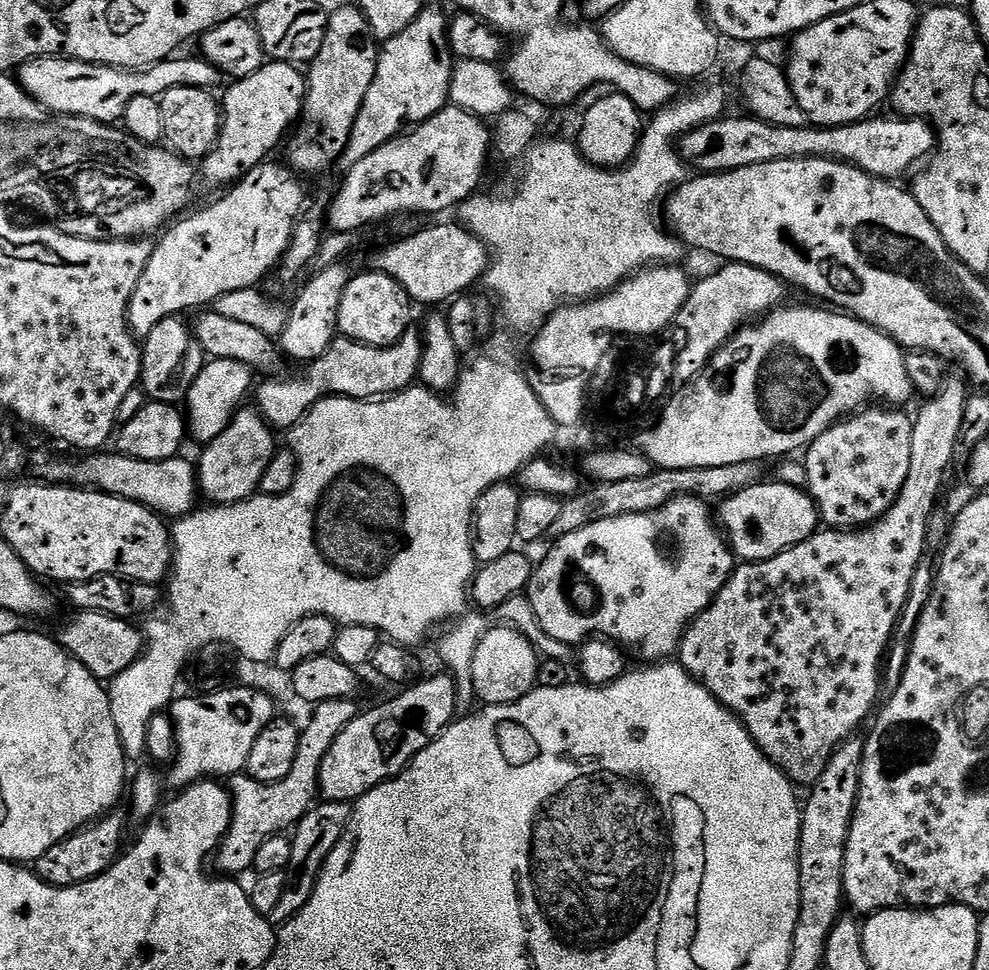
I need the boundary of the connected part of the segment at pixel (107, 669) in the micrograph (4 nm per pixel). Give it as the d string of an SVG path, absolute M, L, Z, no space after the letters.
M77 611L72 615L76 616L70 617L57 632L54 632L54 638L101 682L110 682L127 668L134 666L134 662L144 652L145 633L141 629L139 632L132 625L131 619L123 620L101 612Z

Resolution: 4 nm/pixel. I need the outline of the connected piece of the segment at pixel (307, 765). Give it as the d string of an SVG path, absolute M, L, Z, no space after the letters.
M352 698L324 700L321 704L317 704L311 709L312 721L306 726L303 725L300 733L298 758L294 758L294 770L290 770L290 774L286 774L286 778L282 778L282 782L274 782L273 784L258 782L254 778L247 776L247 774L237 774L231 777L232 824L228 828L228 832L225 834L223 840L220 841L220 847L214 856L214 864L217 864L224 871L221 873L225 877L236 878L239 877L239 872L249 871L254 862L254 854L258 854L262 842L266 842L266 838L270 838L271 836L279 836L287 833L317 803L320 790L322 758L326 758L330 746L334 746L334 738L338 738L338 734L342 734L342 730L358 714L356 702Z

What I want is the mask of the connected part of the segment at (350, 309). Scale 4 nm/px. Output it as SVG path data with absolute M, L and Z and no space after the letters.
M367 271L361 276L353 275L349 279L346 290L342 294L342 306L338 306L338 332L346 340L357 340L359 344L366 346L388 348L390 345L398 343L402 334L406 334L406 330L413 323L412 308L414 309L414 301L409 298L408 291L401 284L394 282L394 278L390 278L384 272Z

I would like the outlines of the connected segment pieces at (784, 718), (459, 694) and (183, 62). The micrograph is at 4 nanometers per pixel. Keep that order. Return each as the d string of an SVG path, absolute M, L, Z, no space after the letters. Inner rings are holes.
M949 375L945 379L939 394L925 399L923 401L924 409L918 414L915 413L912 421L912 437L910 438L910 474L906 474L906 482L902 486L900 497L897 498L894 506L882 519L874 524L869 524L863 530L818 530L806 542L788 548L774 558L741 563L733 571L732 576L726 582L726 586L713 598L710 607L684 629L684 637L680 643L678 653L678 663L717 702L729 708L742 721L745 730L750 734L750 738L787 774L793 785L815 785L816 780L822 778L822 770L826 770L836 747L849 739L855 733L852 731L868 715L871 717L877 707L876 695L882 692L882 665L886 659L888 646L892 643L896 623L906 606L906 598L910 594L910 582L914 578L914 570L921 558L925 556L928 548L928 526L932 523L932 517L937 511L936 499L939 498L940 491L944 488L944 475L947 474L952 460L957 459L956 443L962 426L962 414L966 414L966 402L970 395L969 385L963 379L961 380L956 376Z
M521 594L514 598L507 599L500 606L482 613L478 610L471 610L462 615L454 624L454 632L448 632L440 640L440 656L444 659L444 664L449 673L455 677L456 682L456 714L457 717L469 715L477 703L478 697L474 690L474 678L472 677L472 667L474 666L474 650L476 641L481 640L490 632L491 629L498 627L516 628L523 634L532 645L535 646L537 653L547 660L560 661L569 668L575 667L579 663L579 653L575 645L559 642L546 634L540 627L534 614L533 607L527 595ZM468 628L476 628L476 633L468 632Z
M196 54L179 56L159 60L157 64L139 70L87 64L67 56L40 56L20 65L18 83L46 112L57 116L81 116L97 120L99 124L115 125L123 121L126 106L135 96L159 98L175 88L216 90L222 81L222 73L210 61Z

